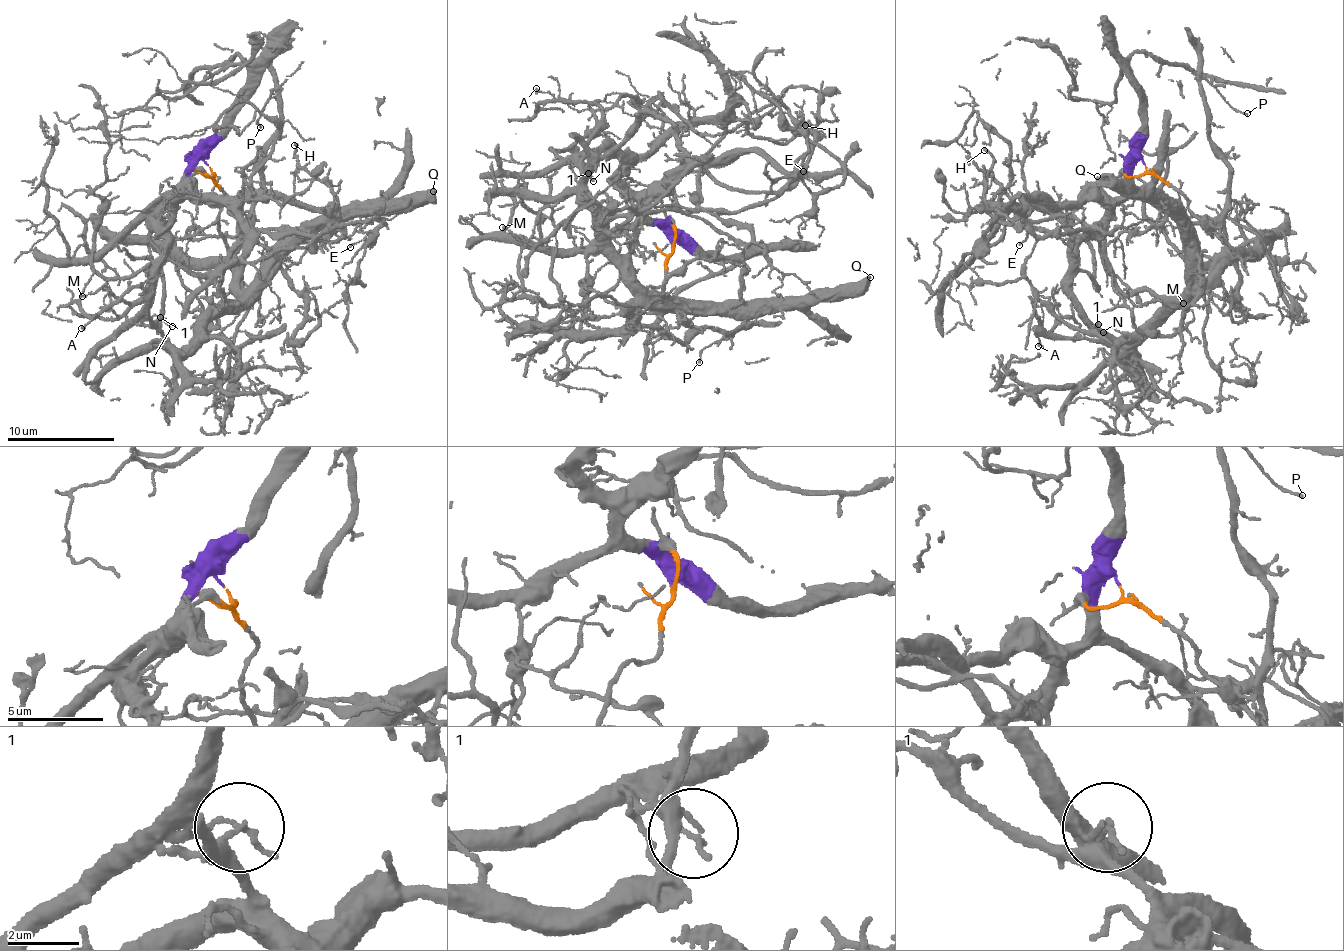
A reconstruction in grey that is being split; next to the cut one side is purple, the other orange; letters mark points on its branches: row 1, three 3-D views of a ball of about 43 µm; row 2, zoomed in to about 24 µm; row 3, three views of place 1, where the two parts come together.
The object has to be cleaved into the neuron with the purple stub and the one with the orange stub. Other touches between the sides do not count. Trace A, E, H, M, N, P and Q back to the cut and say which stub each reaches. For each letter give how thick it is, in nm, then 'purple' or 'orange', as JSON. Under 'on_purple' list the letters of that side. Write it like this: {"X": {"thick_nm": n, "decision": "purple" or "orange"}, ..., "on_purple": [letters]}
{"A": {"thick_nm": 160, "decision": "orange"}, "E": {"thick_nm": 120, "decision": "purple"}, "H": {"thick_nm": 180, "decision": "orange"}, "M": {"thick_nm": 150, "decision": "orange"}, "N": {"thick_nm": 120, "decision": "purple"}, "P": {"thick_nm": 120, "decision": "orange"}, "Q": {"thick_nm": 500, "decision": "orange"}, "on_purple": ["E", "N"]}

